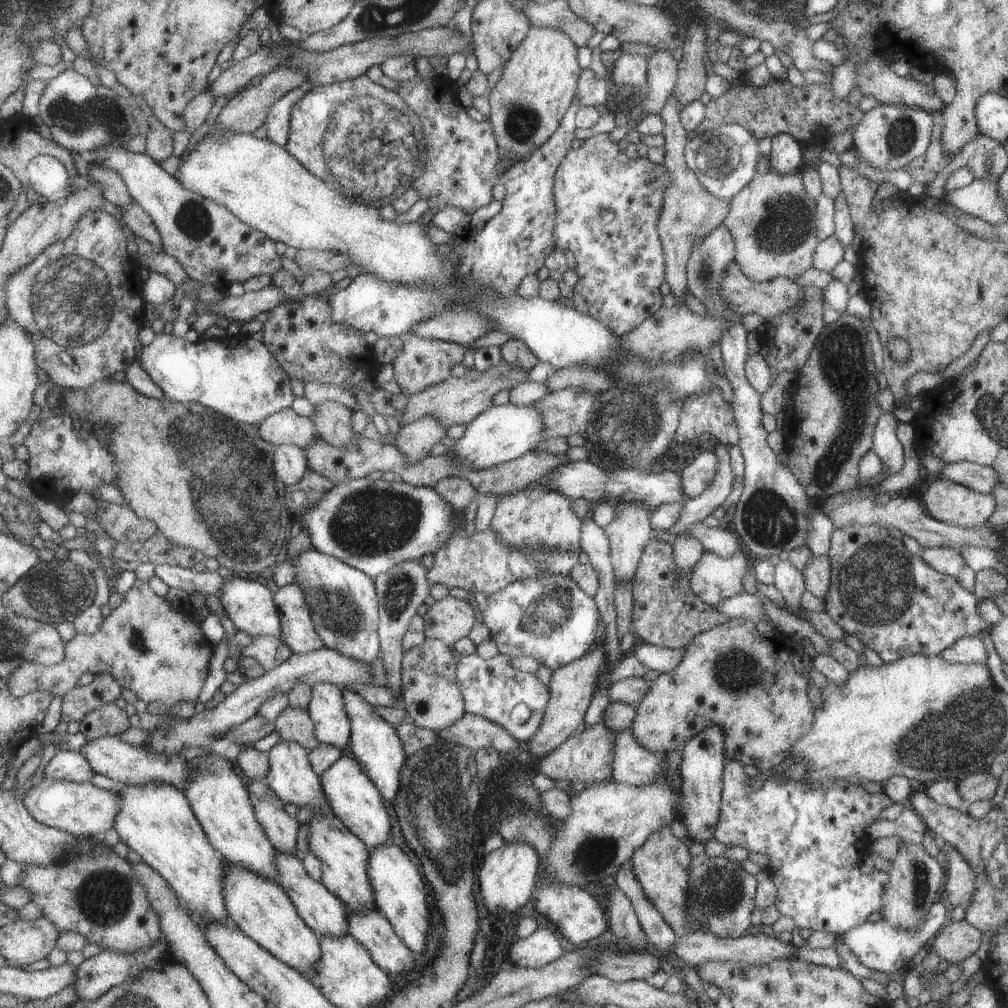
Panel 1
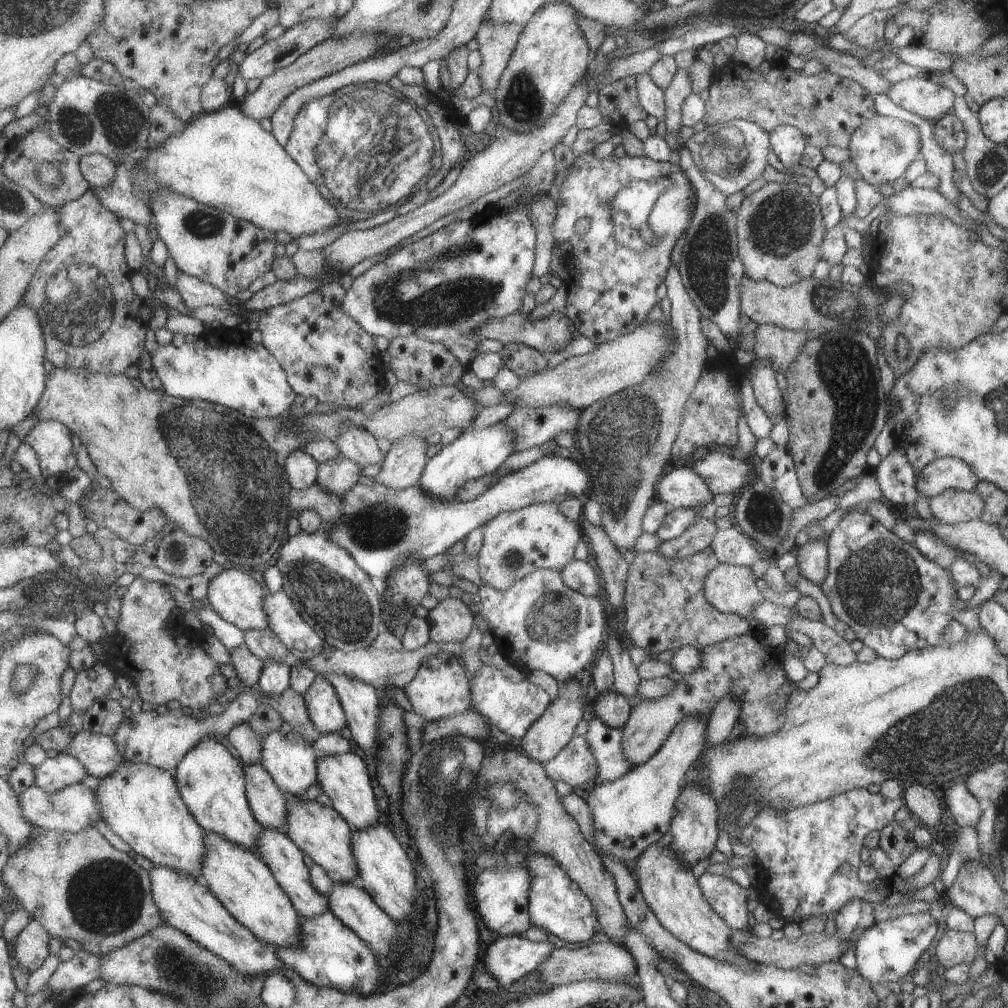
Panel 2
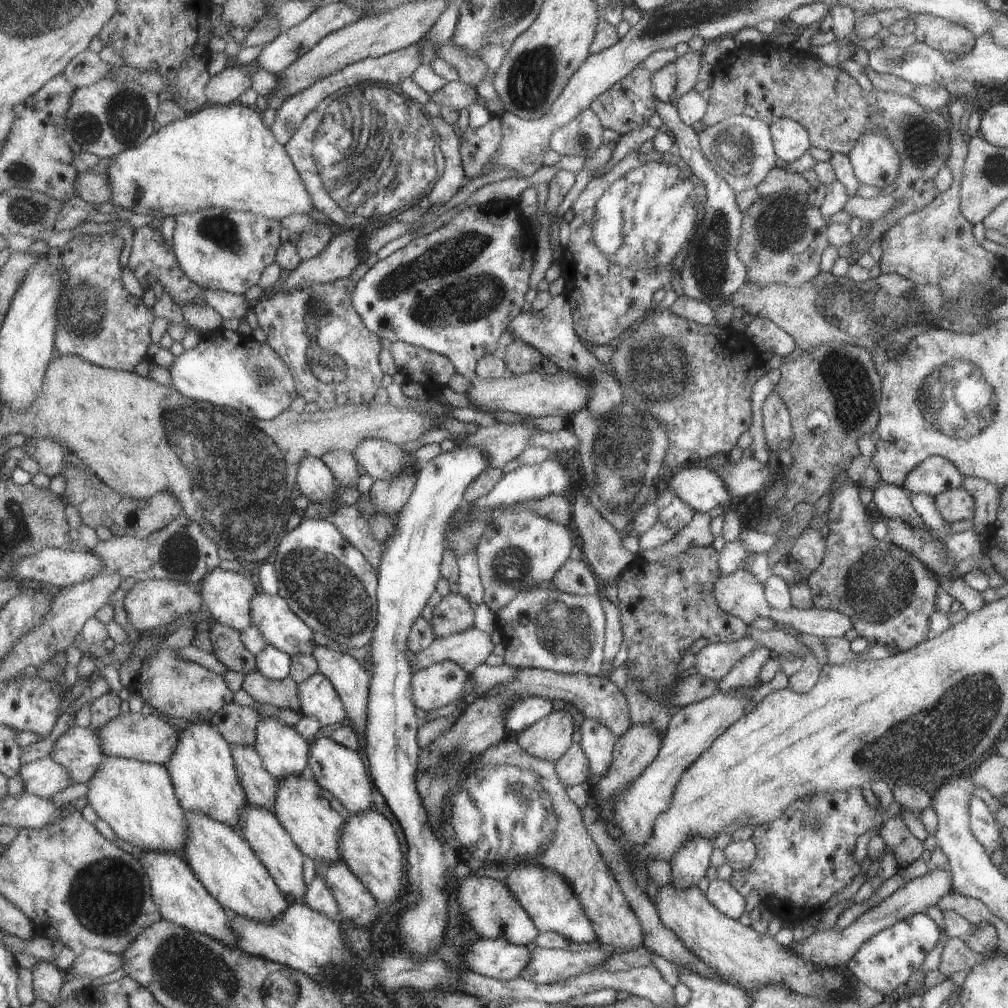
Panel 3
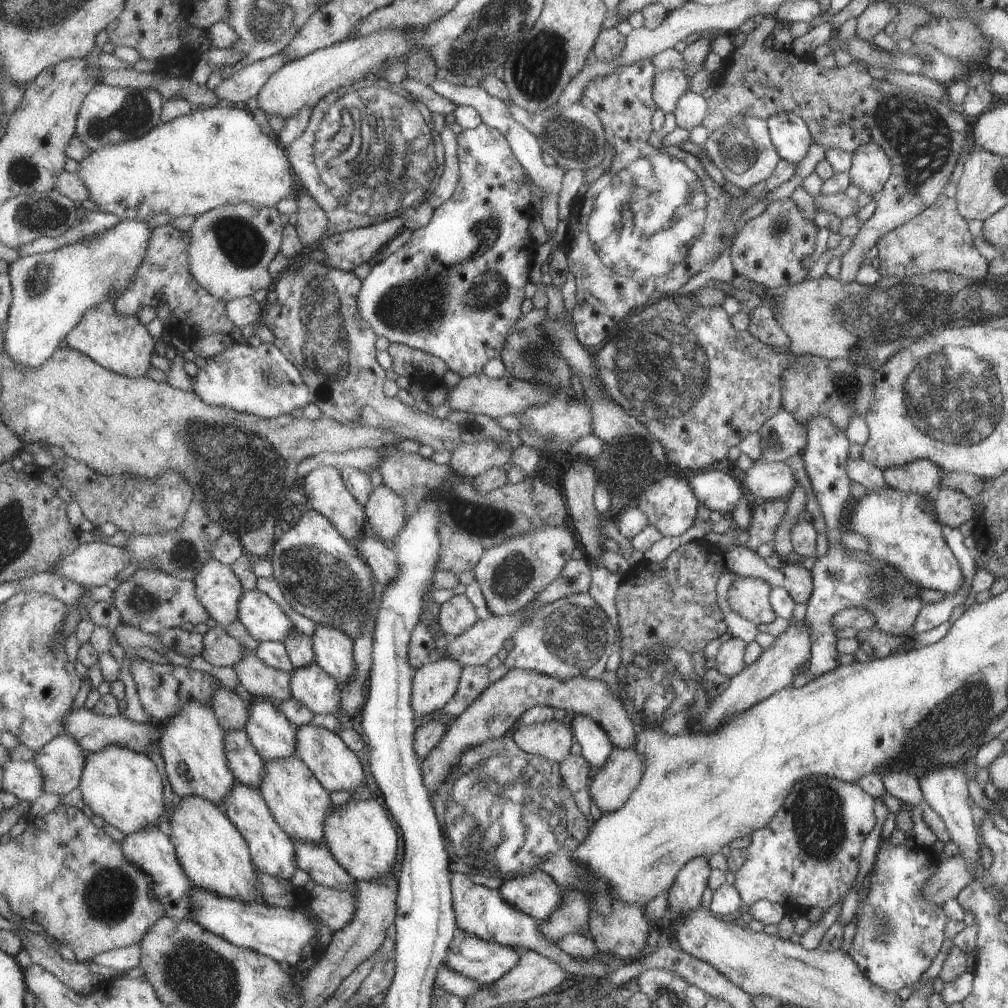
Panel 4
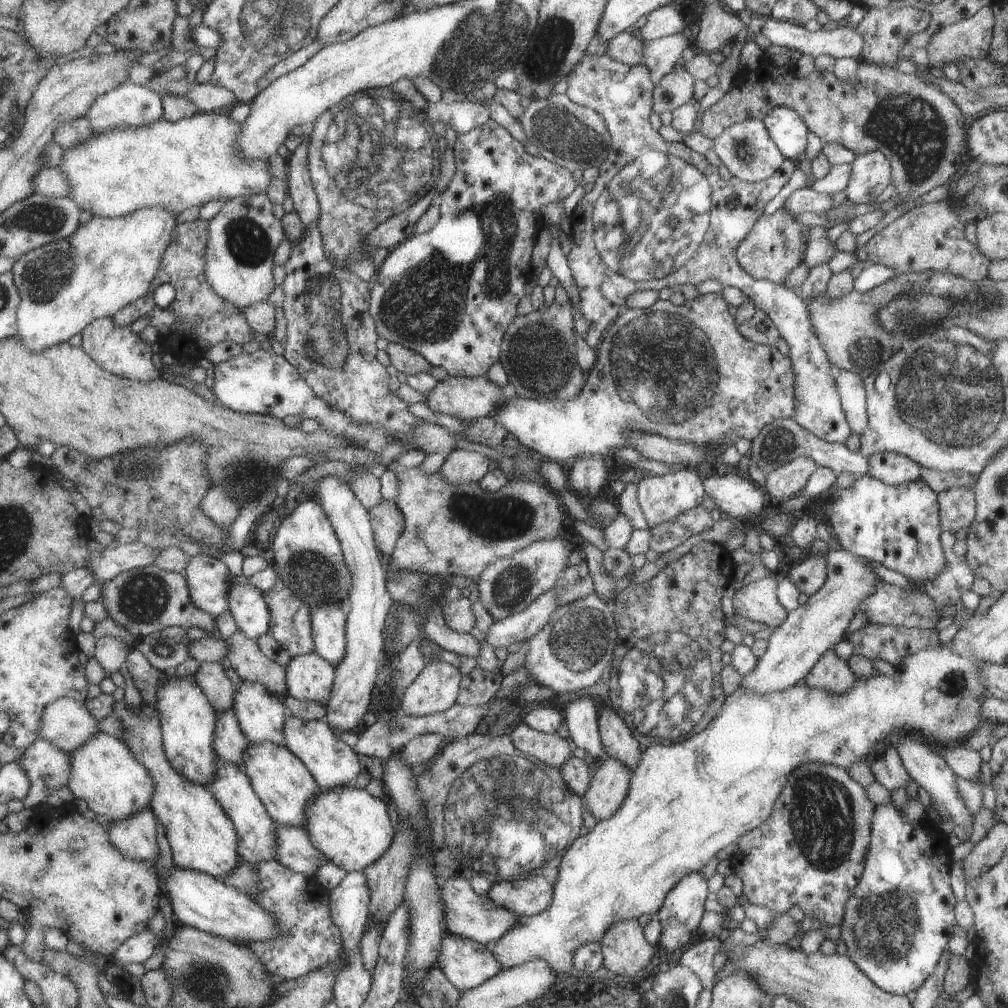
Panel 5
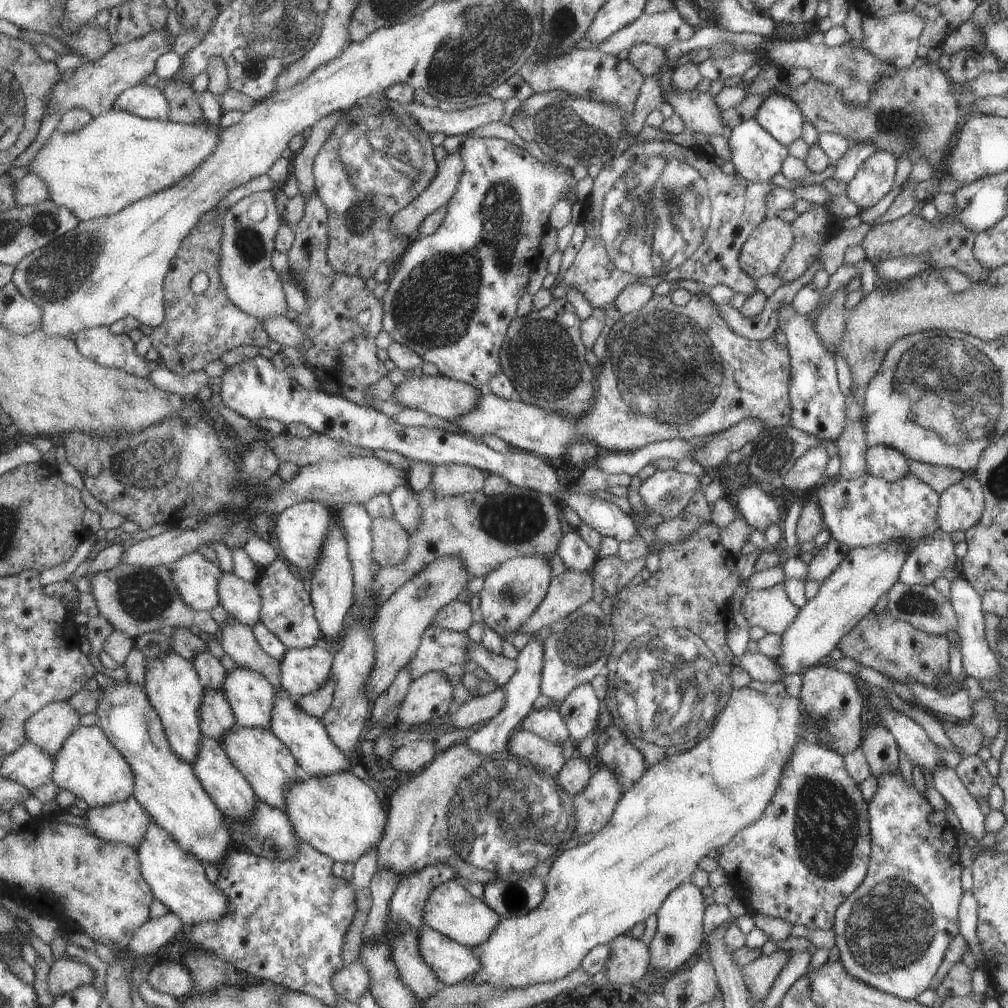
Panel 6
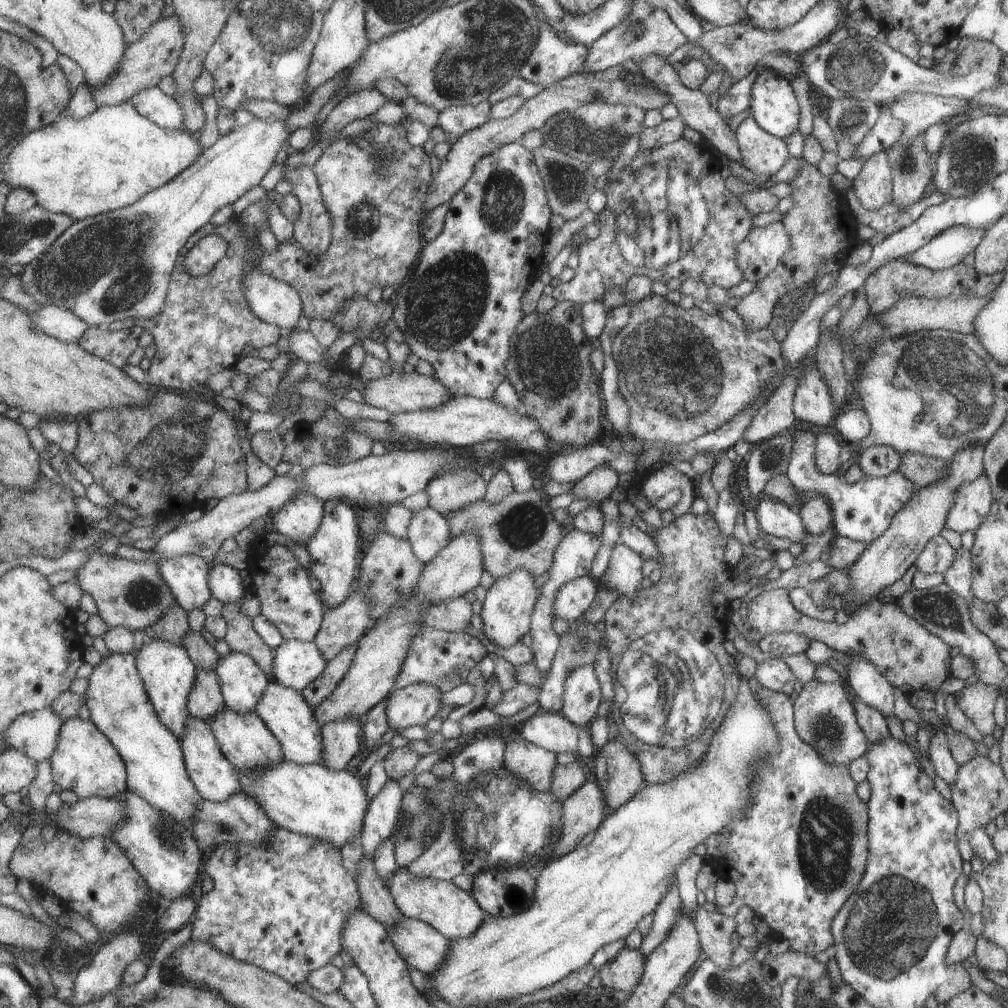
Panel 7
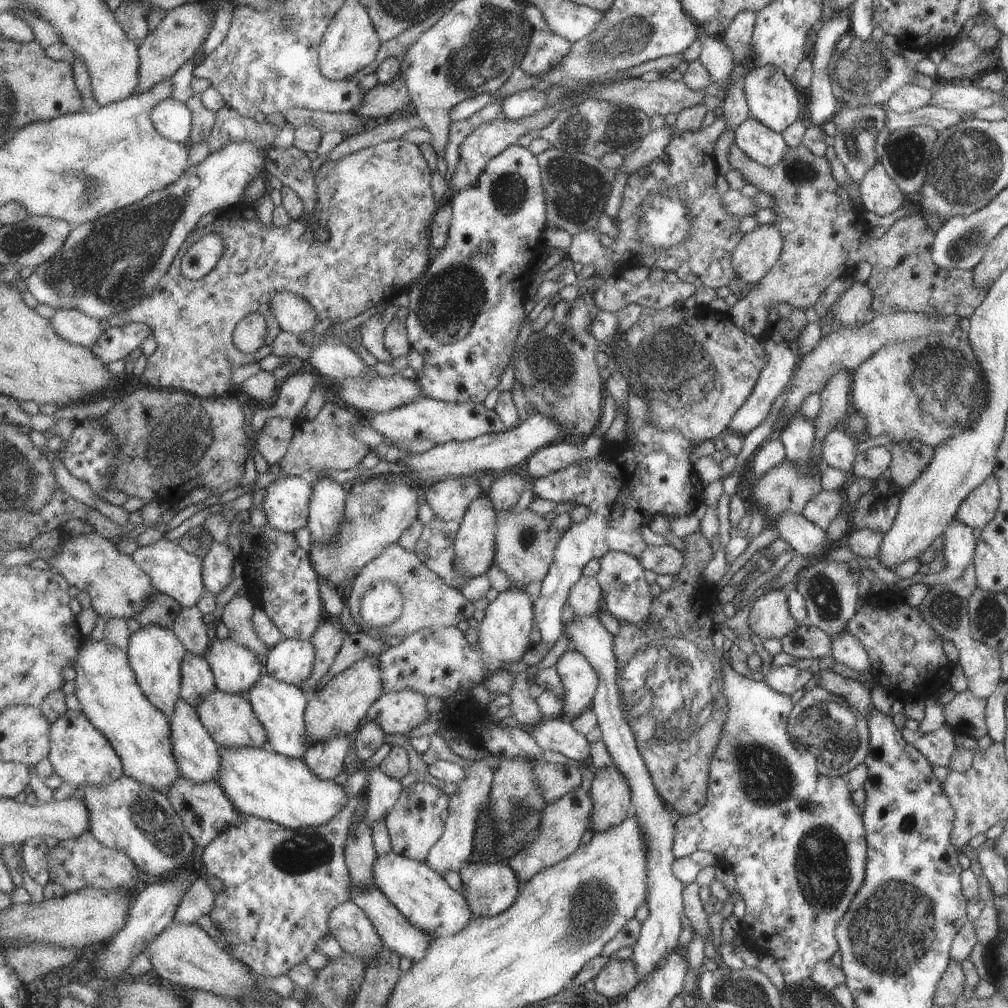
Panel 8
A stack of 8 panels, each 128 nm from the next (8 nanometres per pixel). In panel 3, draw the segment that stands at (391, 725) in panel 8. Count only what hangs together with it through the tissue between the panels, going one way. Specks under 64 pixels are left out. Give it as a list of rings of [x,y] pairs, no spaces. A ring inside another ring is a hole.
[[[449,660],[417,670],[413,677],[416,704],[423,711],[430,711],[458,700],[468,677],[462,666]]]

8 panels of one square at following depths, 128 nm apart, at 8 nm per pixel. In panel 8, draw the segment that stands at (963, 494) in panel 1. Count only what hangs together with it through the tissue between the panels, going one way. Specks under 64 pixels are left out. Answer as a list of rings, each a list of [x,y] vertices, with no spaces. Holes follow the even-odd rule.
[[[992,474],[963,500],[955,519],[966,523],[970,528],[984,529],[995,518],[1000,502],[1000,484]]]

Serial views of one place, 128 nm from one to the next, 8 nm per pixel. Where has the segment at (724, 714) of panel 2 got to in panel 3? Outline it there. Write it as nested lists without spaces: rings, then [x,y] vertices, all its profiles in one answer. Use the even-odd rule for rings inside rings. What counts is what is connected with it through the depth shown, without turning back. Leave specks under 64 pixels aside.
[[[758,647],[743,656],[718,682],[719,691],[726,692],[737,688],[746,688],[760,683],[760,668],[769,660],[770,650]]]

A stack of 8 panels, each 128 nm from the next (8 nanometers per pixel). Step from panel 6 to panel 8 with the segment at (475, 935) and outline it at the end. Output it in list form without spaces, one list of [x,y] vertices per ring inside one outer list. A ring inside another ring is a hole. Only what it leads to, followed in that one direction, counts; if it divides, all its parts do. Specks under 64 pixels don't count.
[[[390,850],[377,855],[373,864],[373,884],[407,918],[411,925],[433,938],[445,937],[463,930],[474,915],[463,893],[454,891],[444,876],[424,861],[417,861]]]

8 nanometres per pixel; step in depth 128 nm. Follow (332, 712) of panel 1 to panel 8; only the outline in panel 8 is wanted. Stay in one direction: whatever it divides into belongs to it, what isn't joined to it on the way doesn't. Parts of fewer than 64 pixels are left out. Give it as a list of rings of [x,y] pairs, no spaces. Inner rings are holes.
[[[282,638],[268,652],[267,673],[288,684],[299,685],[315,664],[315,645],[310,640]]]

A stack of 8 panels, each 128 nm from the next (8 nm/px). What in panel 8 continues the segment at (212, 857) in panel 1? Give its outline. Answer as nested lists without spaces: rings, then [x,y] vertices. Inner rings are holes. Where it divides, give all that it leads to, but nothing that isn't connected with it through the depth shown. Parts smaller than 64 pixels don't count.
[[[70,710],[52,725],[51,759],[57,774],[72,785],[109,785],[125,775],[123,757],[112,741],[90,720],[84,710]]]

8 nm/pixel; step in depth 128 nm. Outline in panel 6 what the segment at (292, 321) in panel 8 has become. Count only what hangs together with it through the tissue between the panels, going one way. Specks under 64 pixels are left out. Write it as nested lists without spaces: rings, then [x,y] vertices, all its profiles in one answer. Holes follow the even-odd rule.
[[[274,190],[252,193],[236,202],[228,209],[226,215],[220,218],[223,224],[221,249],[219,252],[219,268],[221,281],[228,292],[229,299],[245,313],[263,319],[284,317],[288,308],[286,295],[278,273],[272,267],[272,253],[275,250],[275,236],[278,234],[278,212],[274,206]]]

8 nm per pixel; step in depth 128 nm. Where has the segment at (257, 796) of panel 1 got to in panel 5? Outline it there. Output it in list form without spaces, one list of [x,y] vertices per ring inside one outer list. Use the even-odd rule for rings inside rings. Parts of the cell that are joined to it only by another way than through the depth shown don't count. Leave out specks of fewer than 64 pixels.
[[[233,710],[222,712],[216,720],[215,752],[224,762],[232,762],[243,768],[244,754],[250,742],[244,736]]]

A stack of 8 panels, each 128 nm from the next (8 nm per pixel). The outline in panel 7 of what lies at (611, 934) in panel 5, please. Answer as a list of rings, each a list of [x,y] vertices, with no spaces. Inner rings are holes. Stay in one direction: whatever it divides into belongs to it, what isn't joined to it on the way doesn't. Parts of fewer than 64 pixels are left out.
[[[624,946],[614,960],[602,965],[598,971],[602,986],[631,993],[642,978],[645,967],[643,954],[638,949],[629,950]]]

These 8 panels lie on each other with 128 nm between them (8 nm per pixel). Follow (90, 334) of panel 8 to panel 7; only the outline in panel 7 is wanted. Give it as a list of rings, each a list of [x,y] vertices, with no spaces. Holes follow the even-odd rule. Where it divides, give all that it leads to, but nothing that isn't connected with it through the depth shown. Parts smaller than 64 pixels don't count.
[[[56,305],[44,306],[35,313],[28,312],[37,327],[67,343],[80,343],[82,337],[92,327],[76,312]]]

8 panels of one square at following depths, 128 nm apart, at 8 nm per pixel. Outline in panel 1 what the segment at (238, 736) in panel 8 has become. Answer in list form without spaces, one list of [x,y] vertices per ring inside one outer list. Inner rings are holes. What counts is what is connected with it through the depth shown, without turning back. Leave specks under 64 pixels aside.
[[[331,808],[322,816],[313,816],[309,824],[308,849],[320,858],[322,883],[343,902],[350,913],[358,914],[360,910],[376,909],[375,889],[372,888],[371,876],[368,873],[371,854],[364,842],[335,816]]]

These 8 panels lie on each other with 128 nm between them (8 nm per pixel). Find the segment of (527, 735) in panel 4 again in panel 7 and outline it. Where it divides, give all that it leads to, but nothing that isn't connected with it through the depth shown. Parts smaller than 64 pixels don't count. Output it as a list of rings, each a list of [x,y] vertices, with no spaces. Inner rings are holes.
[[[518,738],[505,746],[503,770],[517,774],[541,793],[550,790],[557,765],[556,753]]]

